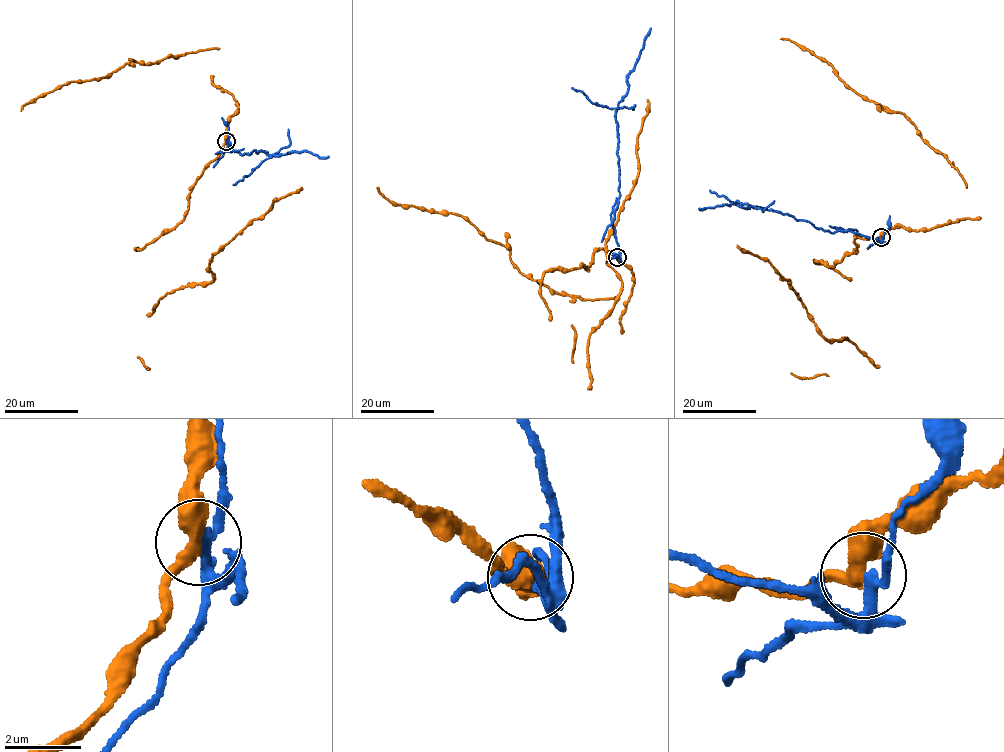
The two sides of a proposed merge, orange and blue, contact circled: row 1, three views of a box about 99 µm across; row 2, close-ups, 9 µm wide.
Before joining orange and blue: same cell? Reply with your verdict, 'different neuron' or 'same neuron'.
different neuron

